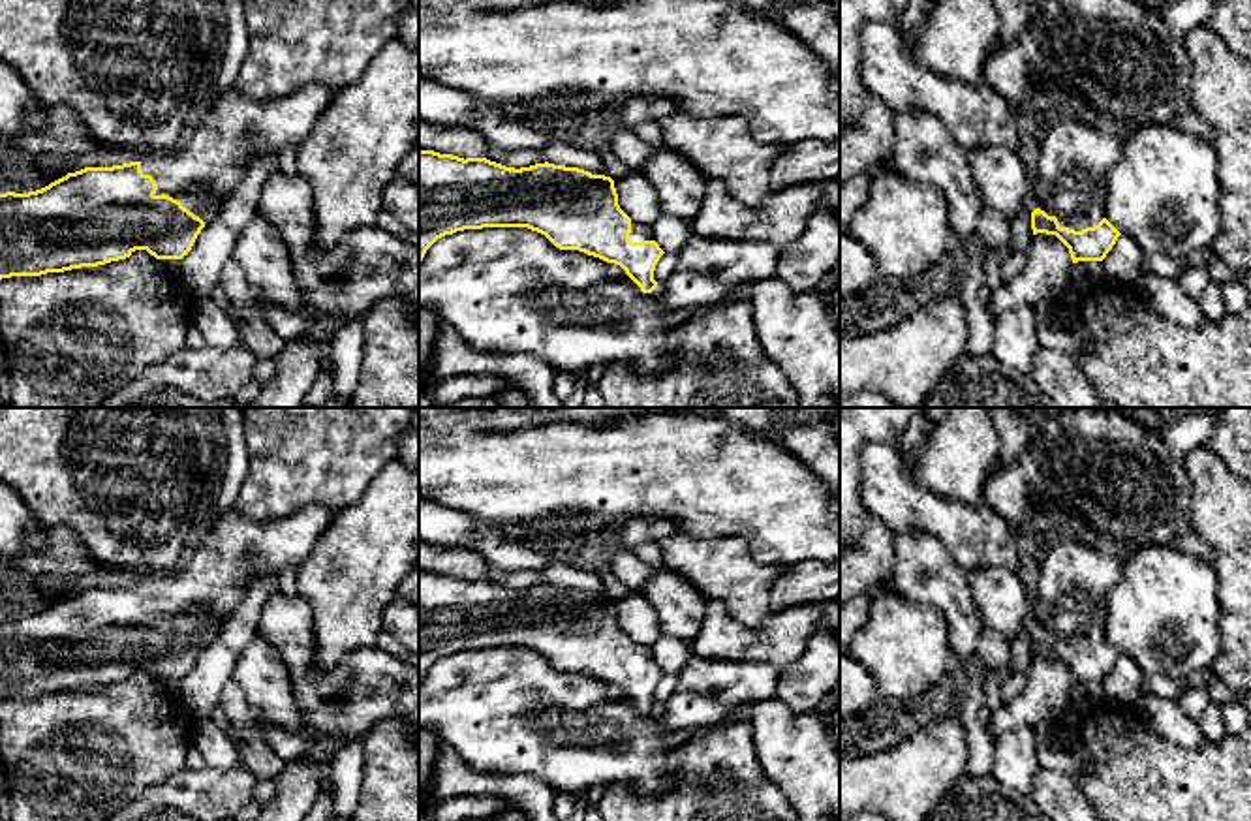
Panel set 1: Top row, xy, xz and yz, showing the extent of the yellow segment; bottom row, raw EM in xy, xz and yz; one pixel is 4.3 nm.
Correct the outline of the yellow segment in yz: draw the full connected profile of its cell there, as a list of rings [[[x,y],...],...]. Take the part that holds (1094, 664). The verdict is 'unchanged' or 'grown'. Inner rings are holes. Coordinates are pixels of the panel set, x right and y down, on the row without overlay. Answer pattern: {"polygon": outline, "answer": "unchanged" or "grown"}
{"polygon": [[[1067,526],[1054,530],[1039,552],[1037,596],[1031,601],[1037,620],[1033,656],[1056,656],[1069,669],[1073,684],[1103,682],[1121,656],[1104,639],[1104,601],[1121,579],[1127,554],[1103,549]]], "answer": "grown"}

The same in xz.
{"polygon": [[[419,571],[419,684],[438,659],[483,648],[528,648],[560,671],[579,671],[620,686],[642,714],[657,708],[654,691],[665,673],[654,661],[650,646],[631,641],[620,629],[610,597],[548,582],[515,590],[486,579],[464,581]]], "answer": "grown"}

